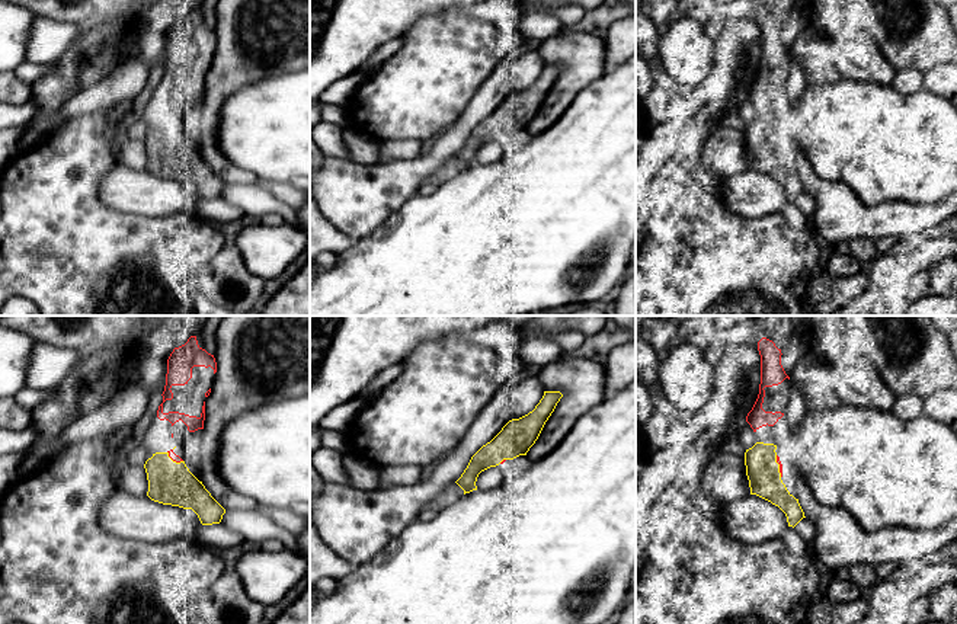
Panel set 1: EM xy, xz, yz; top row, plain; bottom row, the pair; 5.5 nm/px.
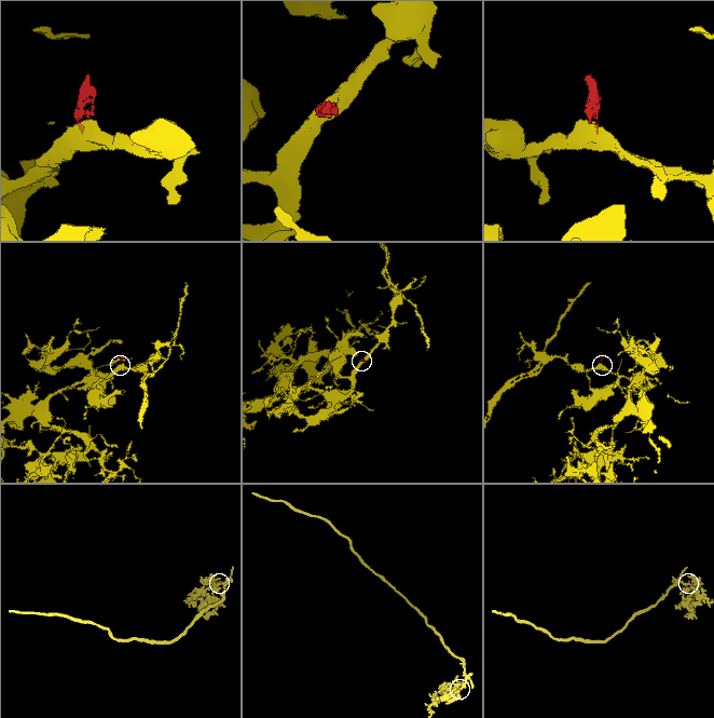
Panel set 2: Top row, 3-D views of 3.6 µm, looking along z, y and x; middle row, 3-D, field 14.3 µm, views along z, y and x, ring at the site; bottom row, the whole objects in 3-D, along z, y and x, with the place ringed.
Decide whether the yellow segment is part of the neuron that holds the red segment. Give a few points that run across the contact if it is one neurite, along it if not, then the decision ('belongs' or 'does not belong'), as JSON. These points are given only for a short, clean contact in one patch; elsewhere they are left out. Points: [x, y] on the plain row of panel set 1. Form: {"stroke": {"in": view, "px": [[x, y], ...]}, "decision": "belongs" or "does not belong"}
{"decision": "belongs"}

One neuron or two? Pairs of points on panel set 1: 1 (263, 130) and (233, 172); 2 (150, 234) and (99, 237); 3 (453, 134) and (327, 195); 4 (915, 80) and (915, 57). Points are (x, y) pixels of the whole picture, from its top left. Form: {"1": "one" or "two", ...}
{"1": "two", "2": "one", "3": "one", "4": "two"}

